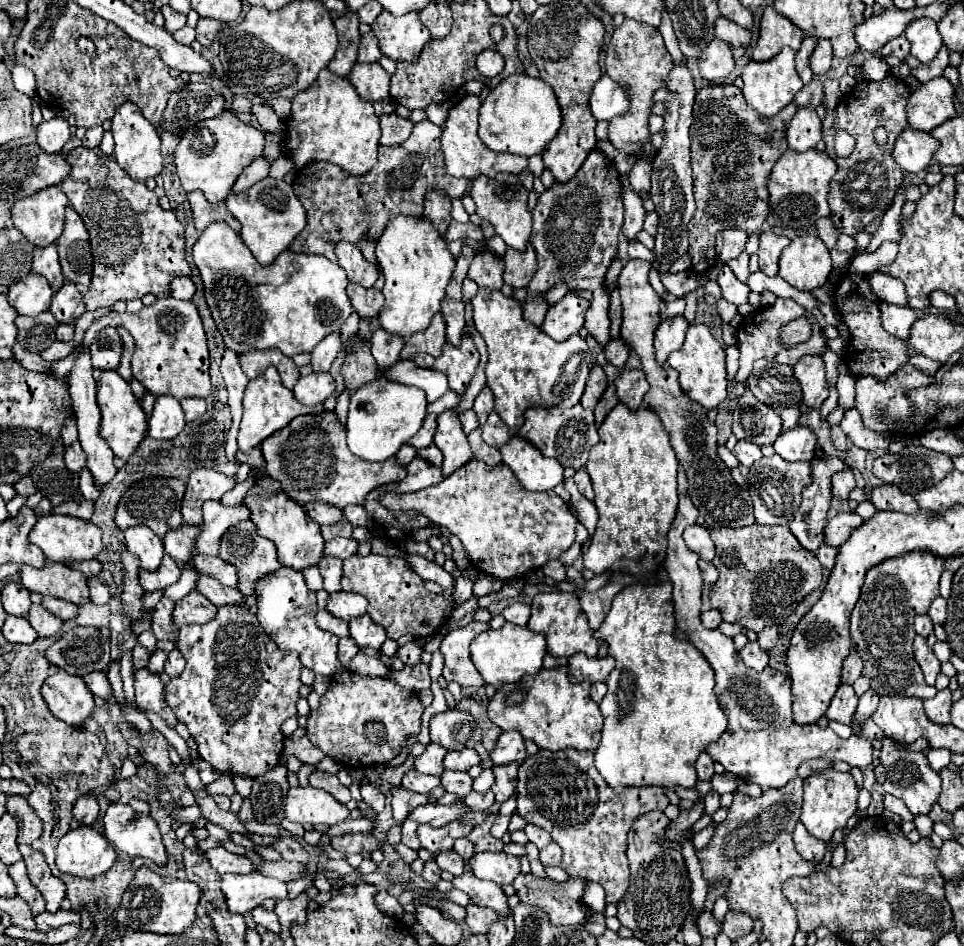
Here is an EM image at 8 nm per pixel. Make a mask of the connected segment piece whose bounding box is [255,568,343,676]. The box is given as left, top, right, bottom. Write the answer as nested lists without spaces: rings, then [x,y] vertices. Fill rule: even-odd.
[[[279,568],[273,574],[267,574],[255,584],[257,596],[257,620],[265,628],[265,632],[275,640],[275,644],[283,652],[299,654],[299,662],[303,668],[313,670],[315,674],[333,676],[335,672],[343,672],[343,666],[337,660],[337,640],[329,632],[323,632],[315,624],[315,594],[307,590],[303,574],[293,568]]]

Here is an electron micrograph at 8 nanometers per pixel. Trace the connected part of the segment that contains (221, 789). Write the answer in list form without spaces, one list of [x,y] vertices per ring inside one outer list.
[[[219,776],[219,780],[215,780],[213,784],[207,784],[207,792],[211,796],[215,794],[223,794],[223,796],[233,796],[237,790],[235,790],[235,784],[231,780],[231,776]]]

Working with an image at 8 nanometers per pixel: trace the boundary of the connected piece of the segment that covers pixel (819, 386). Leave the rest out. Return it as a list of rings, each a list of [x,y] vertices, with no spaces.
[[[803,356],[793,366],[795,378],[803,392],[803,404],[809,408],[821,408],[827,400],[827,380],[825,380],[825,364],[821,356]]]

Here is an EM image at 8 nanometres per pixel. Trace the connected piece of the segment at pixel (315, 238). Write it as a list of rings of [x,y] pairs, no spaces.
[[[423,120],[423,122],[415,124],[413,134],[403,144],[381,146],[379,160],[371,168],[371,172],[367,172],[367,176],[347,176],[335,164],[307,164],[307,168],[301,168],[295,174],[293,190],[295,190],[295,196],[301,200],[301,204],[307,210],[307,228],[291,242],[289,250],[303,252],[303,254],[319,254],[329,260],[335,260],[335,254],[333,254],[335,244],[337,242],[351,242],[363,252],[363,256],[369,262],[375,262],[375,244],[391,218],[395,218],[397,214],[411,214],[411,216],[423,214],[425,194],[435,188],[445,190],[449,194],[449,198],[461,198],[465,194],[467,180],[447,174],[439,140],[441,140],[441,128],[431,124],[429,120]]]

